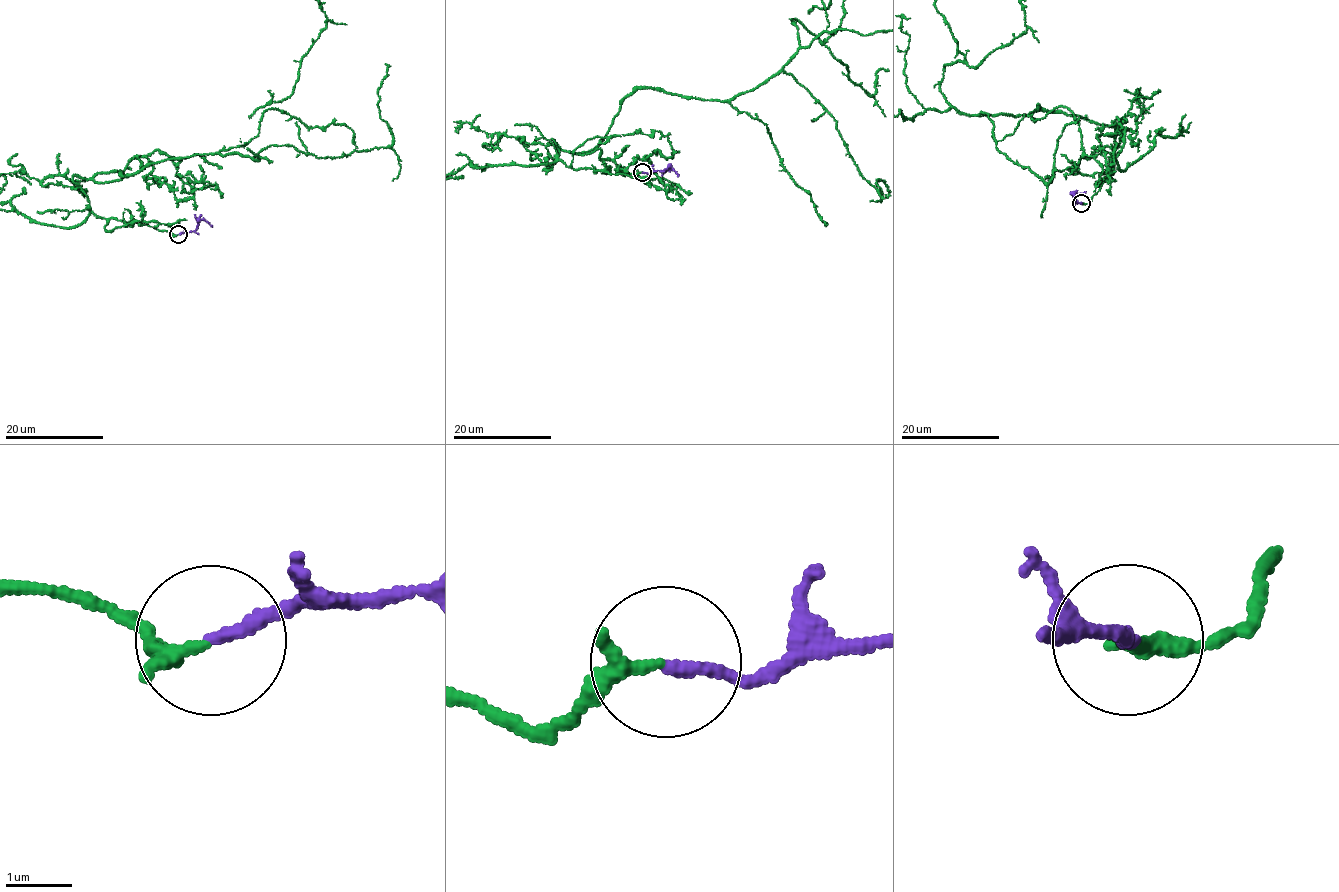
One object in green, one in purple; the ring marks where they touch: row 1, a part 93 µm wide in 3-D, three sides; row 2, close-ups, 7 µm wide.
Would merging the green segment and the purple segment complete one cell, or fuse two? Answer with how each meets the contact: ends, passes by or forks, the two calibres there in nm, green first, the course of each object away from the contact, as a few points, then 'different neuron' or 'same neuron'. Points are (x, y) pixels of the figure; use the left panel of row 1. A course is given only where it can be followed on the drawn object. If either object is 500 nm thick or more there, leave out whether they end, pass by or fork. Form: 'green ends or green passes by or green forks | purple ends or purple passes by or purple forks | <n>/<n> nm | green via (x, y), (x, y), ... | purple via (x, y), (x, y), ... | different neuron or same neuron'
green ends | purple ends | 200/160 nm | purple via (178, 234), (194, 231), (201, 219), (212, 227) | same neuron

